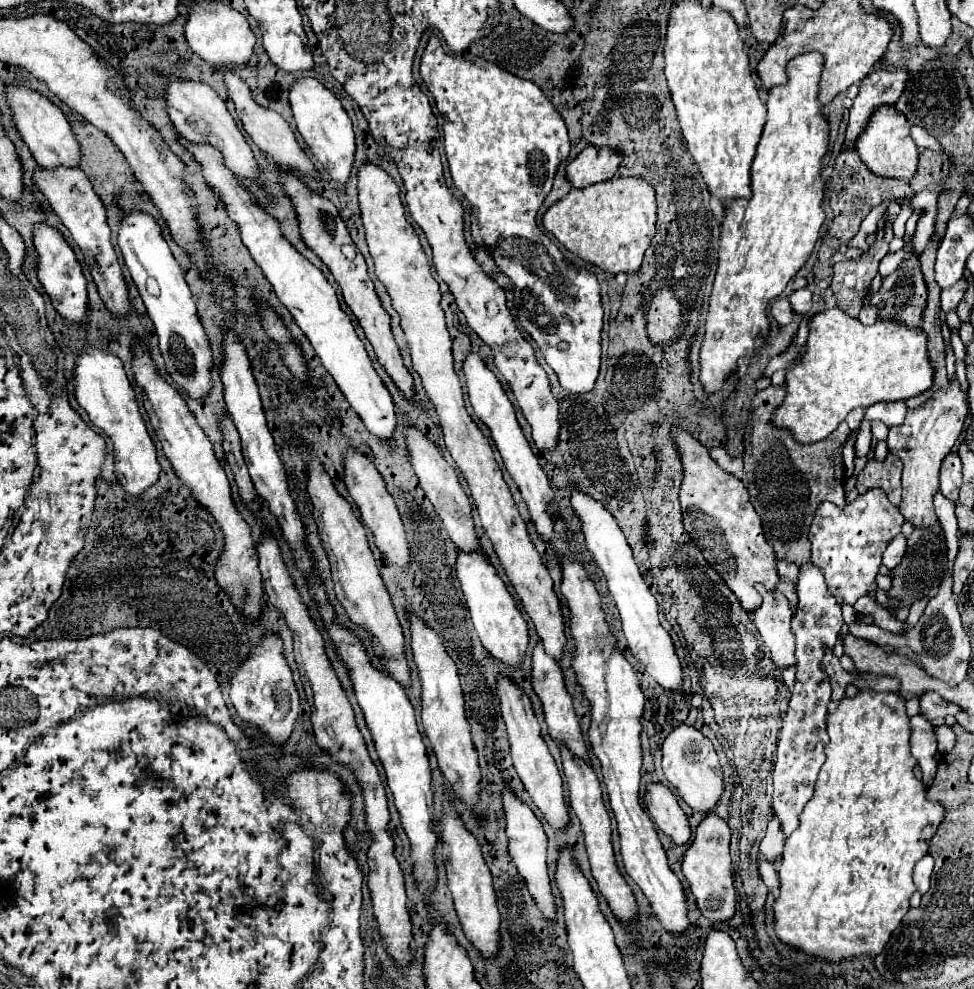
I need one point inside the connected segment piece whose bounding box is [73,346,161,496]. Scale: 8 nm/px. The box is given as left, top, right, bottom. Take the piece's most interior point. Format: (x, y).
(101, 387)

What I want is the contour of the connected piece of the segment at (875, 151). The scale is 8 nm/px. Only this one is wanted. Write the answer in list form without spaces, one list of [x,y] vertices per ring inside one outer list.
[[[891,104],[879,106],[871,116],[869,122],[865,126],[865,130],[861,132],[861,136],[855,142],[855,150],[861,154],[861,160],[869,166],[869,170],[877,176],[885,176],[885,178],[901,178],[901,180],[909,180],[911,174],[915,174],[917,170],[917,146],[909,136],[909,122],[907,118],[903,118],[903,114],[899,114]]]

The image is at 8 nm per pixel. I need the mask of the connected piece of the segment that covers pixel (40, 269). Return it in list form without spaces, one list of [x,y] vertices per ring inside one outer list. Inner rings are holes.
[[[35,222],[33,224],[33,246],[37,250],[35,258],[35,274],[41,282],[43,290],[49,294],[55,310],[71,320],[81,322],[87,318],[87,280],[81,272],[81,264],[75,258],[75,252],[69,248],[69,244],[63,240],[61,232],[47,222]]]

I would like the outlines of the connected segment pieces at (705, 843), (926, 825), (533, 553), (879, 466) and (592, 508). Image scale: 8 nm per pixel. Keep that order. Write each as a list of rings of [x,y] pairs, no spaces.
[[[707,814],[705,820],[699,824],[695,840],[685,852],[685,860],[683,860],[683,874],[691,884],[691,892],[697,898],[697,906],[701,914],[715,924],[729,922],[739,910],[739,898],[733,886],[733,872],[731,872],[729,838],[731,838],[731,830],[727,822],[717,814]]]
[[[859,690],[855,698],[843,698],[833,714],[827,718],[827,734],[829,744],[825,746],[825,764],[821,766],[819,778],[815,782],[813,798],[805,804],[805,810],[799,816],[797,830],[787,838],[783,860],[779,866],[781,876],[781,896],[775,902],[775,932],[777,936],[809,954],[817,954],[823,960],[829,962],[841,962],[843,958],[851,958],[857,954],[879,954],[883,946],[887,944],[891,932],[899,926],[901,918],[909,910],[909,898],[917,890],[913,882],[913,868],[915,864],[929,854],[929,840],[935,836],[935,830],[943,822],[945,810],[939,802],[927,798],[927,788],[921,780],[915,780],[913,768],[917,766],[917,760],[911,756],[909,738],[911,738],[911,726],[909,716],[905,714],[905,698],[895,692],[875,692],[875,690]]]
[[[375,164],[361,166],[359,206],[361,206],[363,226],[365,226],[365,240],[369,244],[369,254],[375,264],[375,274],[385,284],[385,290],[391,296],[393,308],[401,316],[401,328],[411,348],[413,368],[421,376],[423,388],[427,390],[431,402],[437,408],[443,434],[445,434],[445,446],[467,480],[467,486],[471,490],[471,496],[481,516],[481,524],[493,542],[493,548],[501,560],[501,566],[505,568],[507,578],[511,580],[517,596],[521,598],[523,610],[533,620],[537,634],[545,646],[545,652],[553,660],[559,662],[565,652],[567,636],[565,636],[563,614],[559,608],[559,598],[553,592],[553,580],[527,534],[527,526],[523,518],[519,516],[517,506],[511,498],[511,492],[503,480],[503,474],[493,458],[493,448],[489,440],[483,436],[479,426],[471,420],[471,416],[465,410],[463,390],[453,370],[451,338],[445,326],[445,314],[439,306],[439,300],[441,300],[439,284],[431,276],[431,266],[421,248],[417,232],[405,218],[405,208],[399,198],[399,188],[395,180],[383,168]]]
[[[887,454],[885,460],[867,460],[865,468],[857,476],[857,490],[859,494],[871,490],[871,488],[883,488],[887,492],[887,498],[899,506],[901,504],[901,470],[903,462],[895,458],[895,454]]]
[[[573,488],[571,504],[581,520],[587,548],[589,548],[593,560],[597,562],[597,566],[601,568],[601,572],[607,580],[609,592],[617,604],[617,610],[621,614],[621,622],[623,622],[623,632],[625,632],[625,638],[629,642],[633,656],[645,666],[645,670],[657,680],[657,684],[661,688],[677,692],[683,686],[681,662],[675,654],[675,646],[673,646],[669,632],[659,622],[657,600],[651,594],[649,586],[645,584],[643,576],[639,574],[637,562],[633,560],[631,548],[625,542],[621,528],[617,526],[615,518],[605,510],[605,506],[601,506],[601,502],[595,502],[591,496],[585,496],[583,492],[579,492],[575,488]]]

